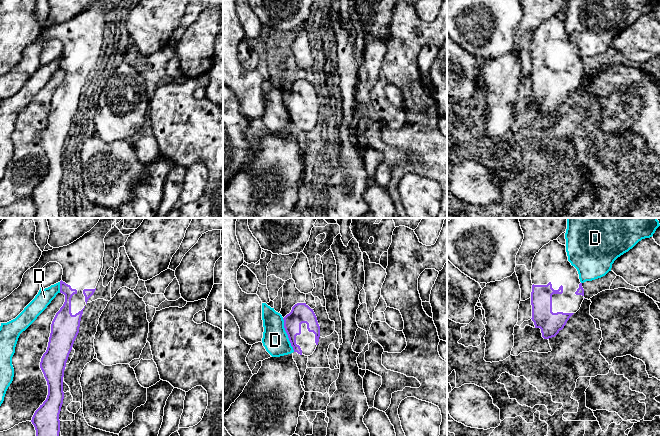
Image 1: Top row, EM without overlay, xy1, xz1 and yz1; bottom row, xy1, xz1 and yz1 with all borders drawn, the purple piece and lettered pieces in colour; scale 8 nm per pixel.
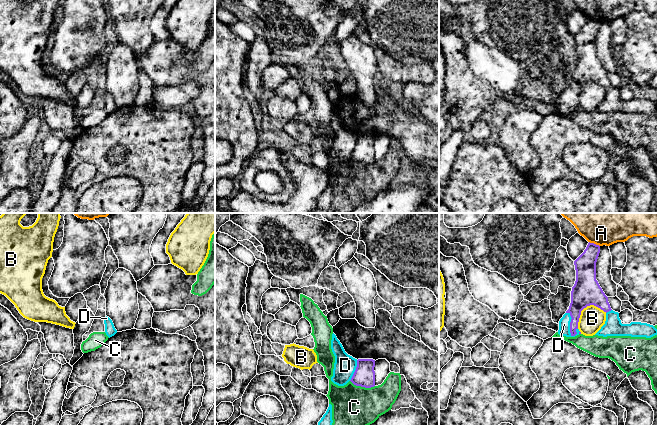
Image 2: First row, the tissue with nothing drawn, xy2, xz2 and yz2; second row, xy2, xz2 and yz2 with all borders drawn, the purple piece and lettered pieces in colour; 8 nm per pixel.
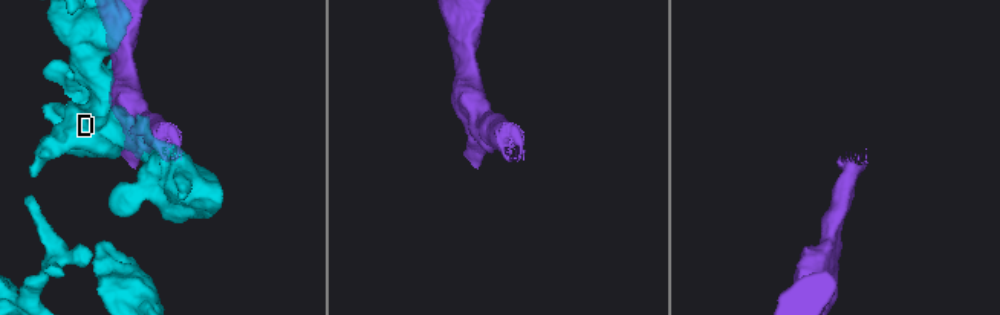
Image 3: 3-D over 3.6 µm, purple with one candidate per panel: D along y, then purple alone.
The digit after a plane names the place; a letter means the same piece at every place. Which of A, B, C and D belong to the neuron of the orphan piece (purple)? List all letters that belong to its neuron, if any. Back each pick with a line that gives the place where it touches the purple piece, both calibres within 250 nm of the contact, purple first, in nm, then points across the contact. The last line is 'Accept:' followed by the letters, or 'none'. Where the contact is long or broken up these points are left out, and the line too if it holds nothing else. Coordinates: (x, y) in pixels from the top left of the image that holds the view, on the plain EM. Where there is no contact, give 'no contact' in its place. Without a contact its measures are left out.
Accept: none

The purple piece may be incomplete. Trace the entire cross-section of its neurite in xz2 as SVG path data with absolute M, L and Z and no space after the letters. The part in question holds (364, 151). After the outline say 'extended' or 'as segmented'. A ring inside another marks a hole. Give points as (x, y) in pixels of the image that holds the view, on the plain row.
M358 135L356 146L351 154L351 158L356 162L371 164L375 162L375 136Z; as segmented

